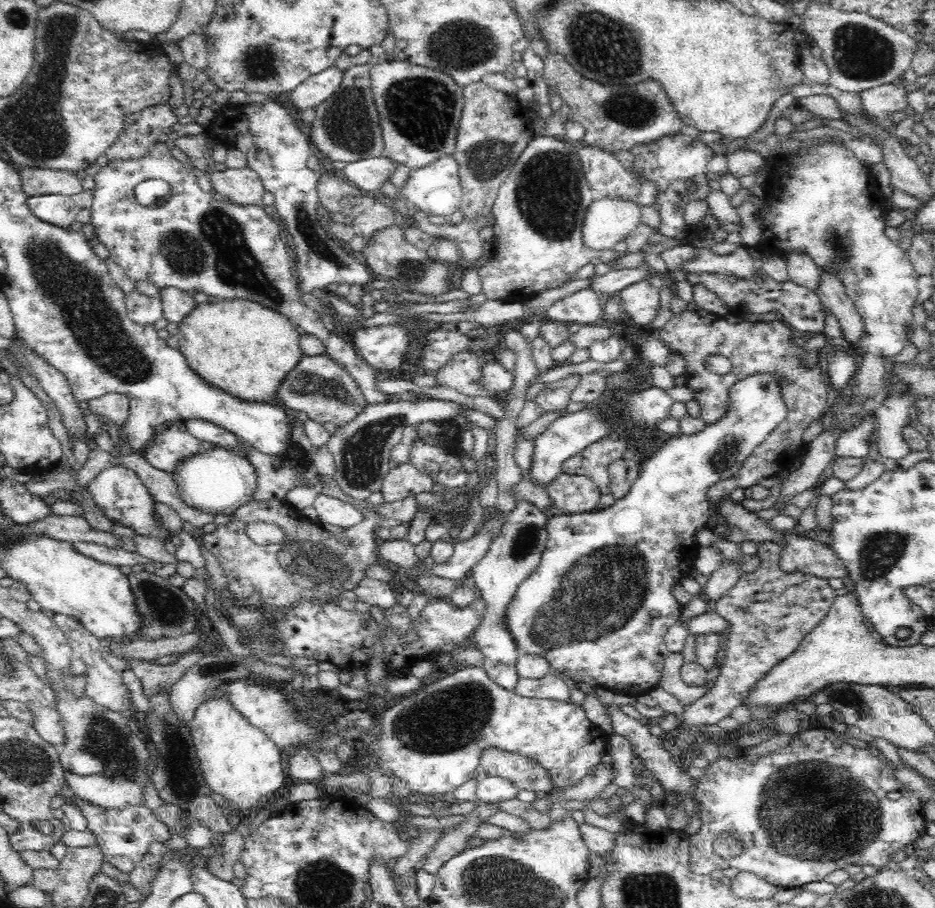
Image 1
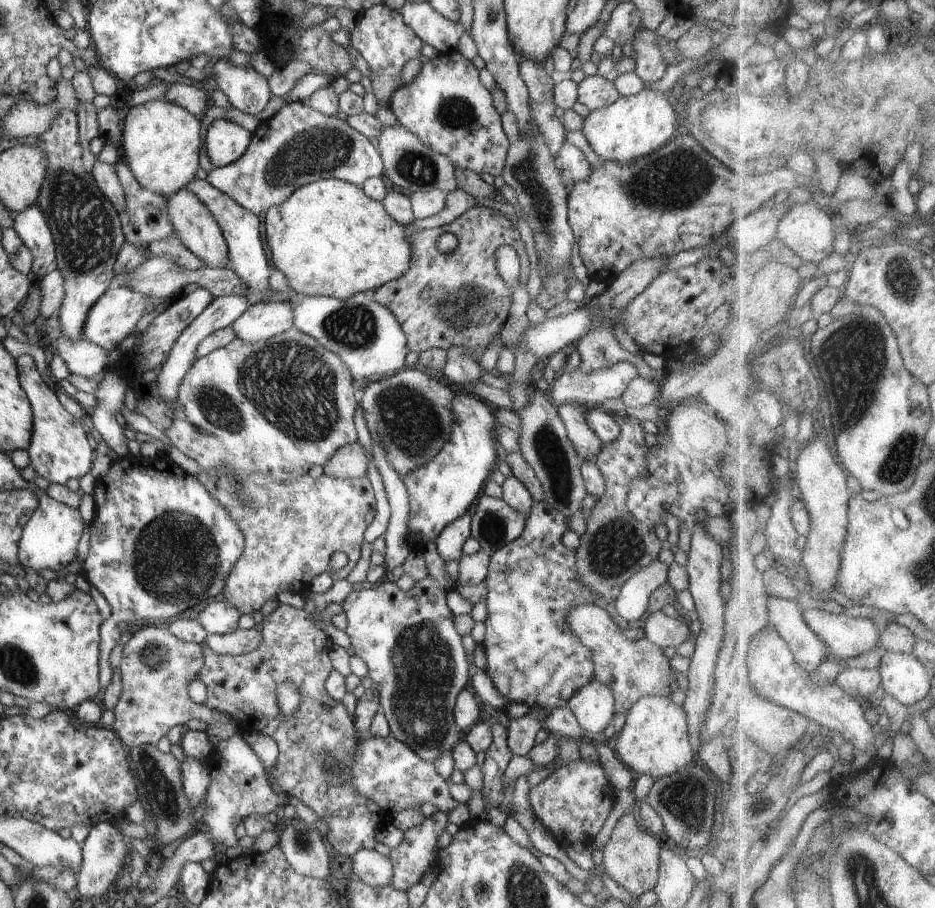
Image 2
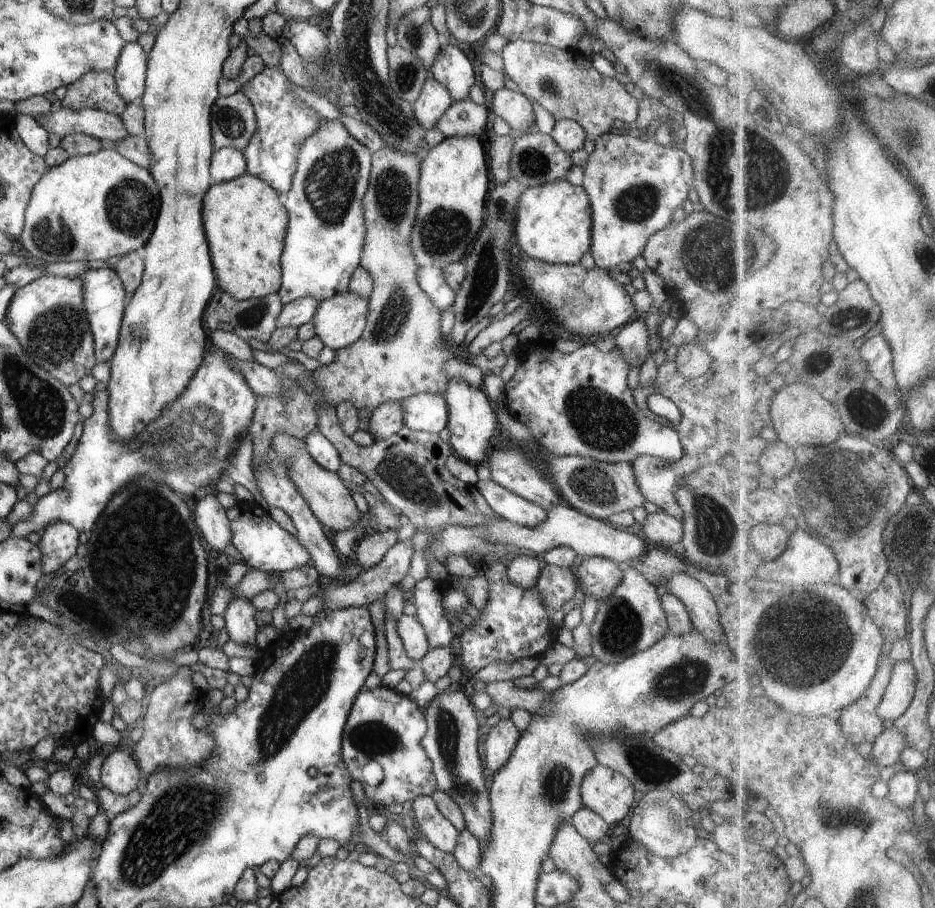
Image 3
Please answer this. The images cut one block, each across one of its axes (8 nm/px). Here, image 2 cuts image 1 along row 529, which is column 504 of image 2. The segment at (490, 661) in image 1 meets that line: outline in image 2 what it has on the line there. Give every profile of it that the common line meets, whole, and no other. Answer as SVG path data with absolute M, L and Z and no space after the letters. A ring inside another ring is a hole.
M482 496L474 508L472 518L471 538L478 540L481 550L485 553L497 552L506 544L516 540L524 531L526 516L519 514L516 510L506 505L503 499Z

